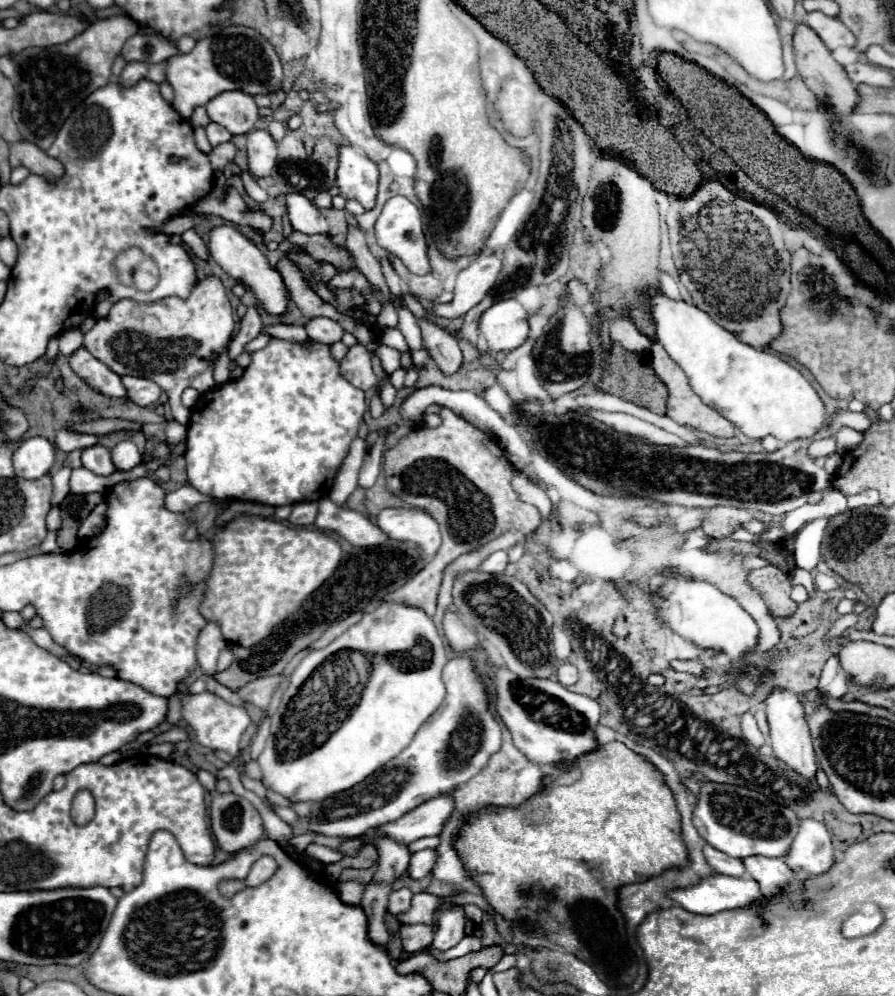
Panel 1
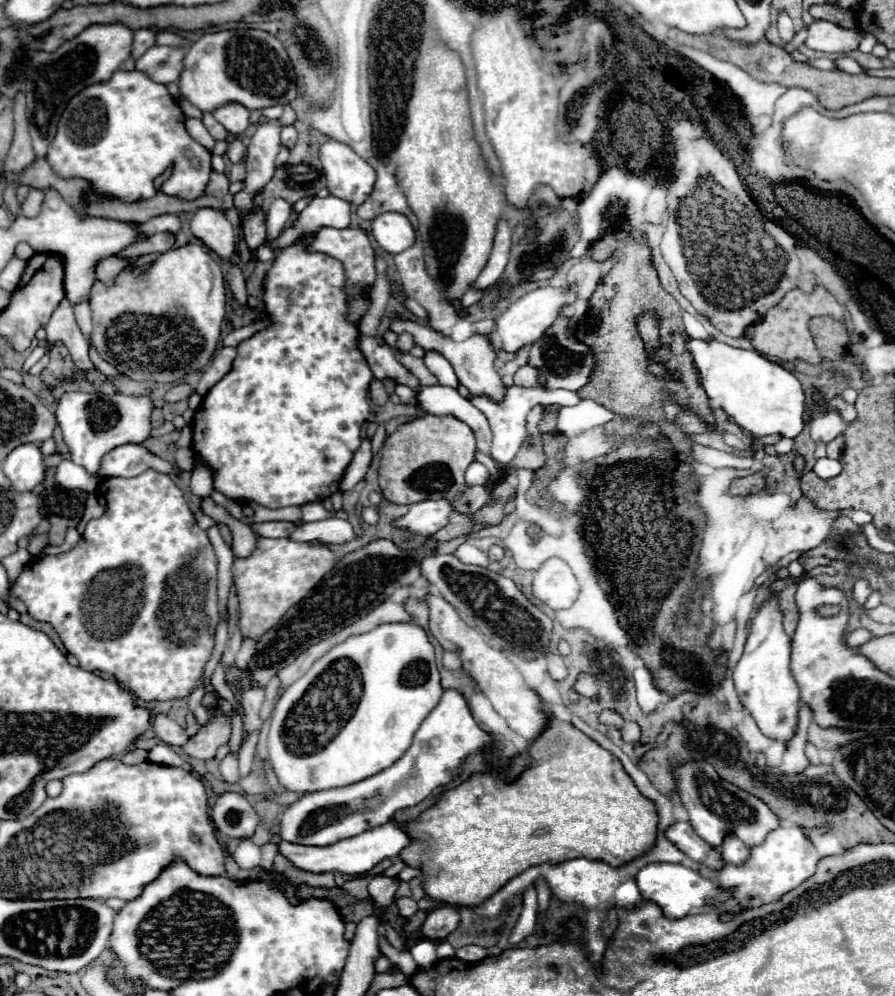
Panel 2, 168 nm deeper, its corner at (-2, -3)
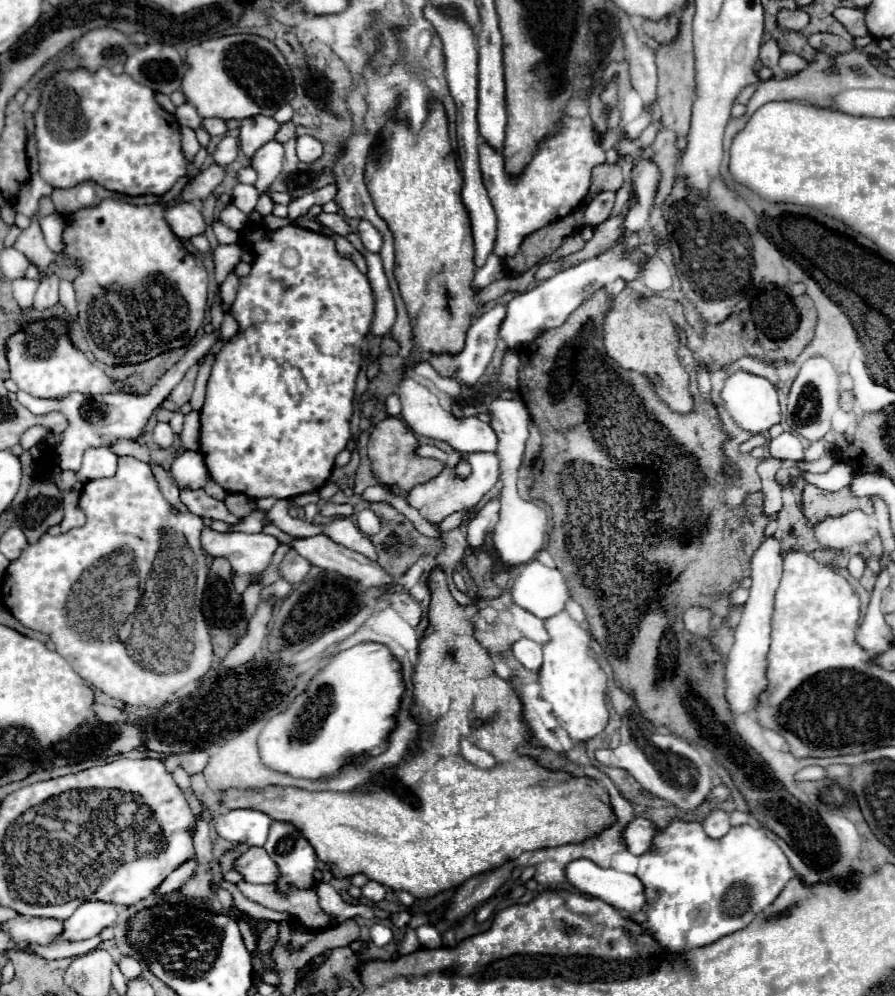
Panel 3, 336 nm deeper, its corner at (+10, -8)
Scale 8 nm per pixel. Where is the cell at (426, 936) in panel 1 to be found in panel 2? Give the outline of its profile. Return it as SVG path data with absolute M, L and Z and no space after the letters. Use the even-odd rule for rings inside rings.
M438 907L434 911L428 913L422 929L420 929L420 935L424 939L432 939L432 941L442 941L446 939L456 927L458 927L458 921L460 921L460 915L458 915L458 909L454 907Z

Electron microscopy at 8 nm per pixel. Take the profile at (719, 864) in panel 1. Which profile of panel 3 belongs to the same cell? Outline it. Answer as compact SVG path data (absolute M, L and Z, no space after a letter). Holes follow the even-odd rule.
M634 818L622 832L622 840L626 844L626 850L640 856L642 852L646 852L652 846L652 838L654 838L656 830L652 828L652 824L646 818Z

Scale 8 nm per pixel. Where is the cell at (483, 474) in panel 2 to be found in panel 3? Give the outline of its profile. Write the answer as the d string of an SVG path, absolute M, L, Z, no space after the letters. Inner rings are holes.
M476 452L476 454L470 456L470 466L472 466L472 474L468 478L454 476L454 468L446 466L444 472L438 478L430 480L428 484L422 484L422 486L416 486L414 490L410 490L410 494L408 494L406 500L414 508L426 506L430 522L442 522L446 516L458 512L458 510L476 506L482 500L482 496L486 492L490 492L498 484L498 480L500 480L500 460L498 460L498 454Z

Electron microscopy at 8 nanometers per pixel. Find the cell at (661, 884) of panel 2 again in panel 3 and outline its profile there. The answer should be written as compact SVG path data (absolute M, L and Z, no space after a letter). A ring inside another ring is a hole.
M578 858L578 860L572 860L568 866L566 866L566 882L570 886L574 886L576 890L580 890L582 894L588 894L588 896L594 896L594 898L600 898L604 900L606 904L622 910L624 914L636 914L642 910L642 906L646 904L646 896L644 896L644 886L642 882L634 876L634 874L624 874L624 872L616 872L612 868L600 868L596 866L592 860L586 860L586 858Z

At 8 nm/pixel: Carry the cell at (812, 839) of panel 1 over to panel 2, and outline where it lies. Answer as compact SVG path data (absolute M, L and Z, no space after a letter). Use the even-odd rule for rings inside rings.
M782 825L776 831L768 835L768 839L752 849L752 857L748 863L736 867L726 863L720 871L712 871L704 865L700 865L700 873L704 877L716 877L716 881L722 887L734 887L734 897L748 909L760 907L764 903L780 899L784 893L796 889L802 881L810 879L816 873L816 865L820 861L820 855L816 851L814 841L808 837L808 833L798 825Z

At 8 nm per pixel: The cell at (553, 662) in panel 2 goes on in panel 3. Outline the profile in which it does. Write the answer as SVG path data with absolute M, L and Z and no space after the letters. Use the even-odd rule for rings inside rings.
M520 638L518 642L514 642L512 654L516 660L520 660L532 672L538 672L542 666L542 648L540 648L540 644L536 644L528 638Z

